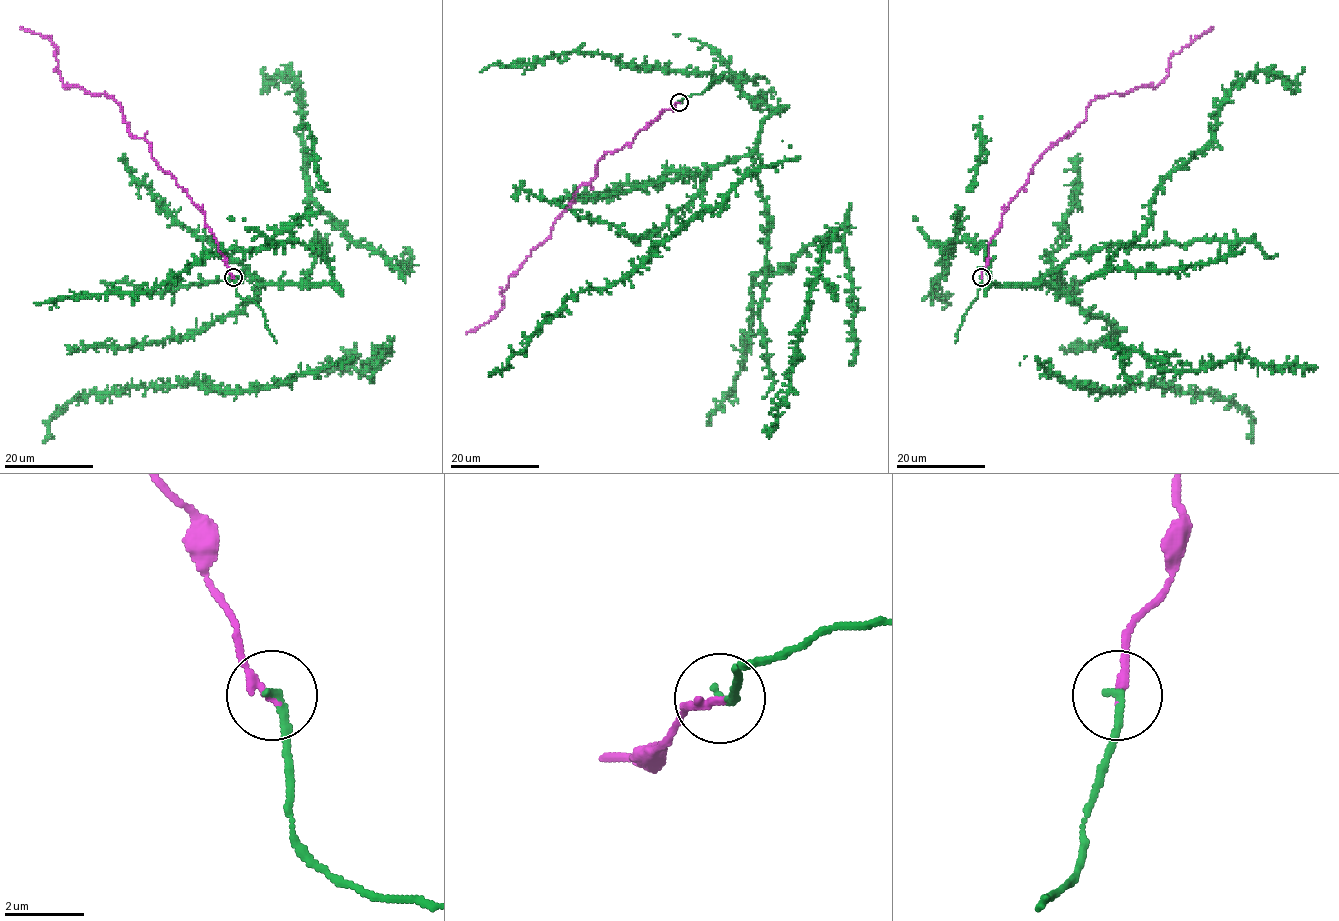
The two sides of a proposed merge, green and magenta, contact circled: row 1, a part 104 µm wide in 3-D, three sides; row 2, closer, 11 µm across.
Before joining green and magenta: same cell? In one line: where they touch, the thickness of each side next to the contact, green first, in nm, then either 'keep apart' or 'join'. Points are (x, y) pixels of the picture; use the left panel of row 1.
place (233, 277); calibres 180 and 220 nm; join

